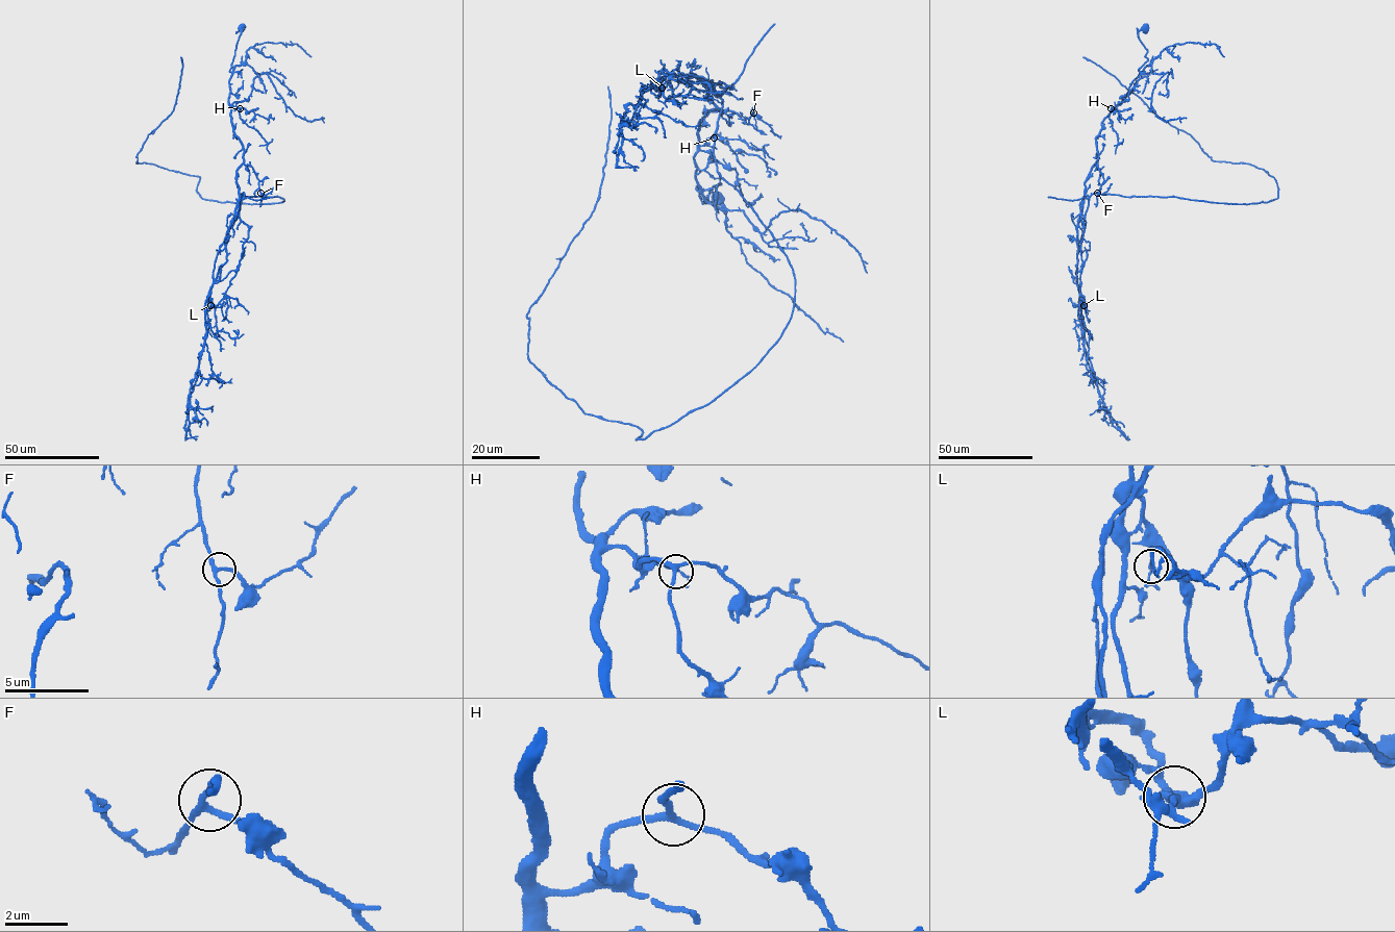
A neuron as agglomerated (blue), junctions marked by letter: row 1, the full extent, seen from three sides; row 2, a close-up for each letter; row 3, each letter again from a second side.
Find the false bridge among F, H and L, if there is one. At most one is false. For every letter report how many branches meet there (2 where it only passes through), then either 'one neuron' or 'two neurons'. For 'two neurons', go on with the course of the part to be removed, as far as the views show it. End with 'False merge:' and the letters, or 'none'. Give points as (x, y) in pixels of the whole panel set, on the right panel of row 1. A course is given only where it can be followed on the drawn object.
F: 3 | one neuron
H: 3 | one neuron
L: 2 | two neurons | (1084, 304), (1077, 250), (1092, 195), (1256, 203), (1275, 199), (1278, 187), (1255, 167), (1213, 161), (1082, 57)
False merge: L

